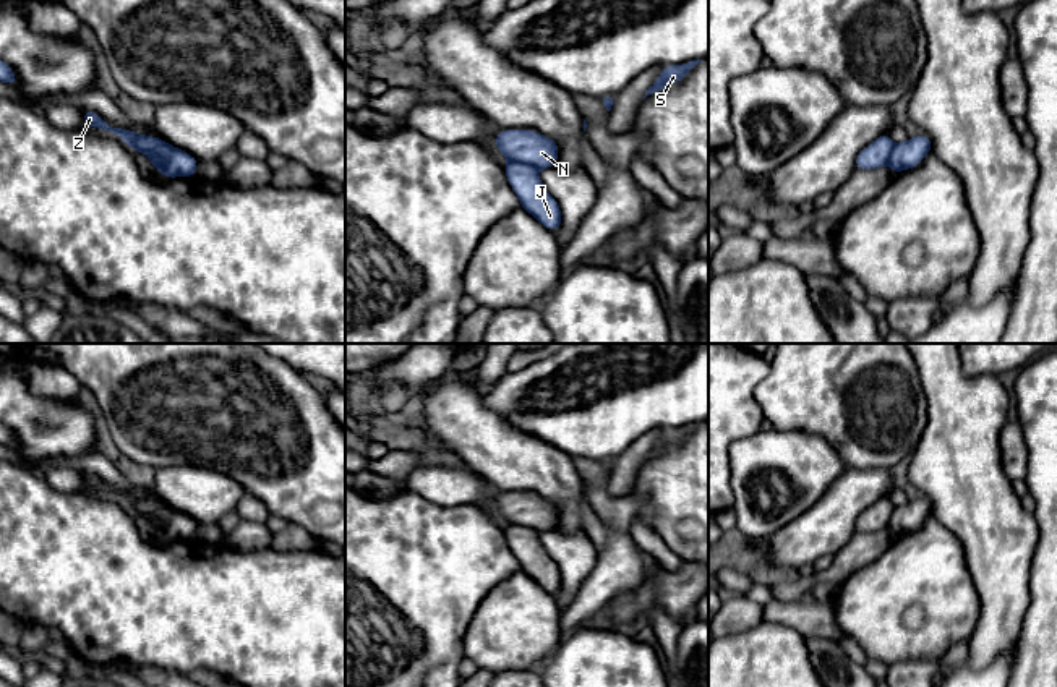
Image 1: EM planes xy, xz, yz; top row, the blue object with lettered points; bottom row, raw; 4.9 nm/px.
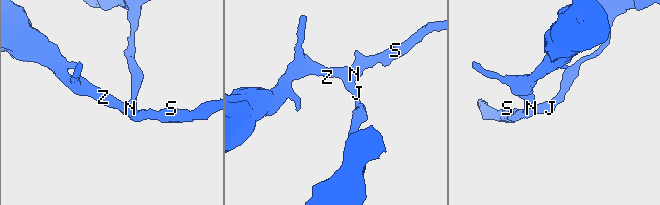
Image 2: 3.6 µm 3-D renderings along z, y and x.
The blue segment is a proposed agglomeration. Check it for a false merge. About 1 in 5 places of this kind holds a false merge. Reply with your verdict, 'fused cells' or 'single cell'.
fused cells

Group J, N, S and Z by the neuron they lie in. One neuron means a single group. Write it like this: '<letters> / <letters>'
J / N S Z

